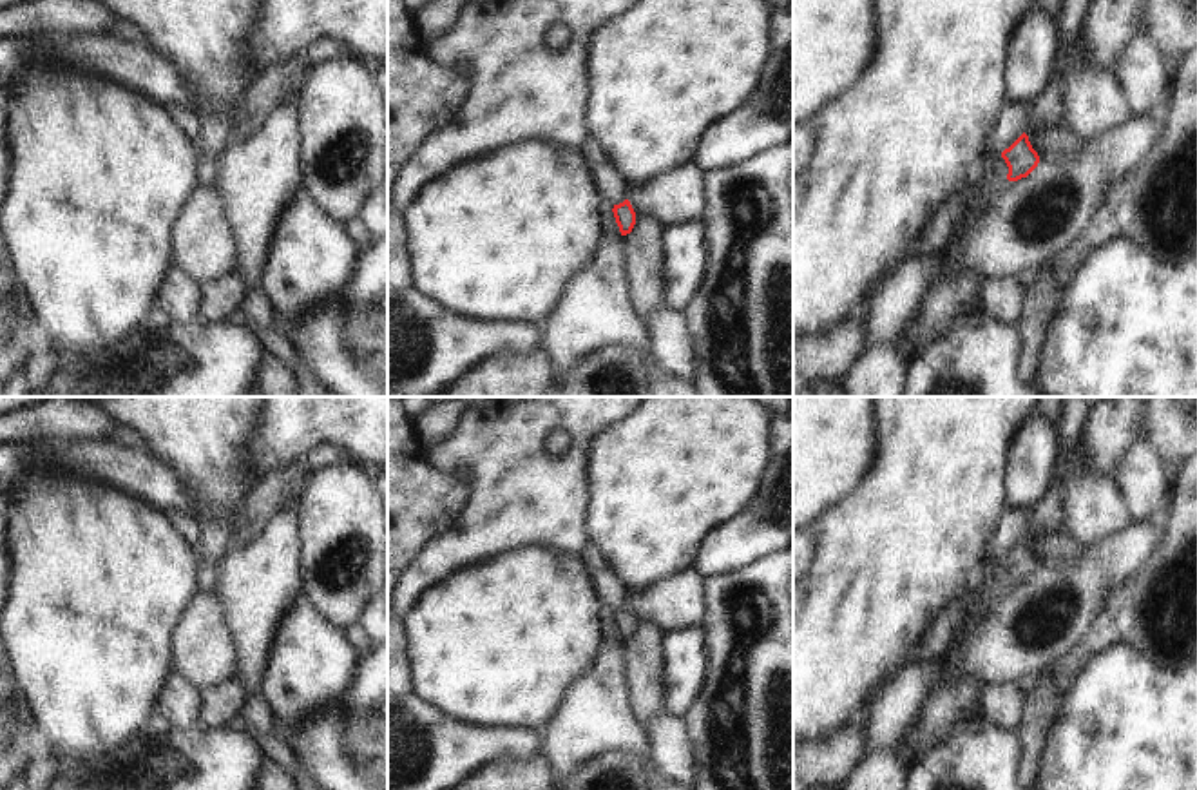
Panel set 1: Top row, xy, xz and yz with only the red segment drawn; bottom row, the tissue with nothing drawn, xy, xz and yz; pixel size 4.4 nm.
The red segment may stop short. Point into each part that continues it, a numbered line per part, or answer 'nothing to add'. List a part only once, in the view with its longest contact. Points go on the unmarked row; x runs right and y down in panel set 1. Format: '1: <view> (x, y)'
nothing to add

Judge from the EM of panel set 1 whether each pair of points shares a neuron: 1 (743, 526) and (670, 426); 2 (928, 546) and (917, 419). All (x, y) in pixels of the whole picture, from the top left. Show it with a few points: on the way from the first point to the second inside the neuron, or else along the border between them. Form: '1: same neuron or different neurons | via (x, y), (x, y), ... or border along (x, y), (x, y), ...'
1: different neurons | border along (750, 508), (723, 520), (701, 542)
2: same neuron | via (928, 515), (928, 450)

